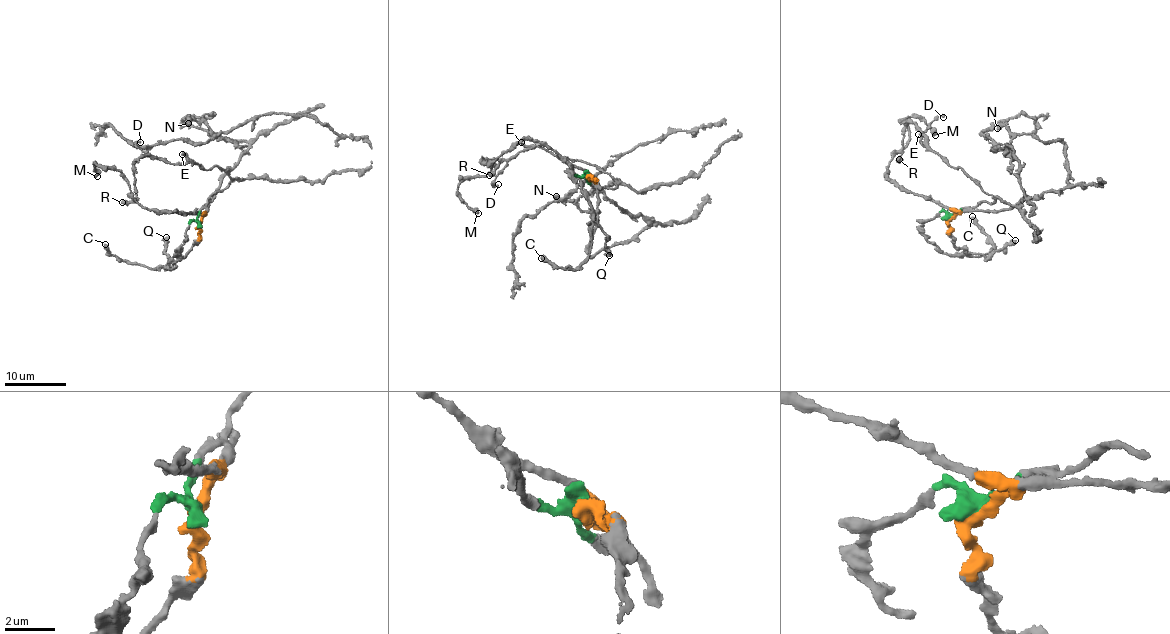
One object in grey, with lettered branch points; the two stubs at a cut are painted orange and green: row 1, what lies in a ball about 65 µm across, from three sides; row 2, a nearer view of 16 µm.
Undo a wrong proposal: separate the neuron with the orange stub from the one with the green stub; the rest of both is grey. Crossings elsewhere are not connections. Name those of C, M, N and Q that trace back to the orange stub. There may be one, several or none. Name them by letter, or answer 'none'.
M, N, Q

